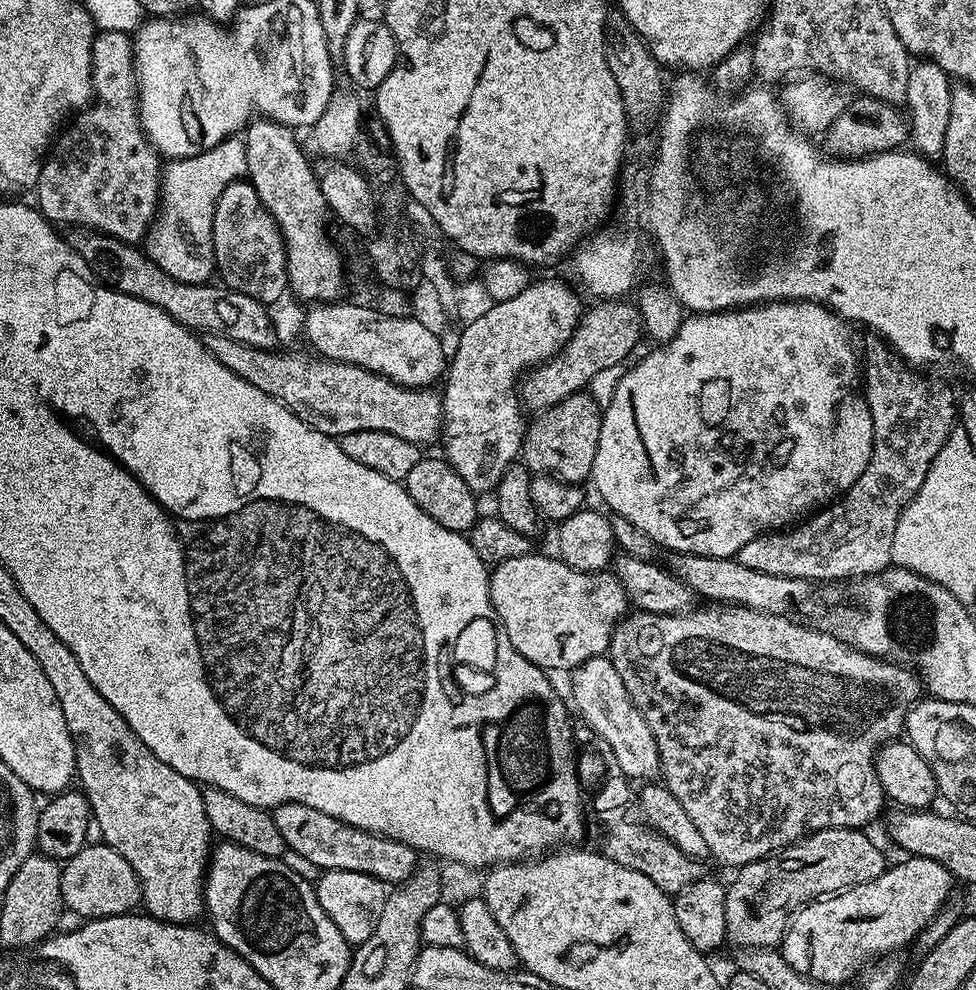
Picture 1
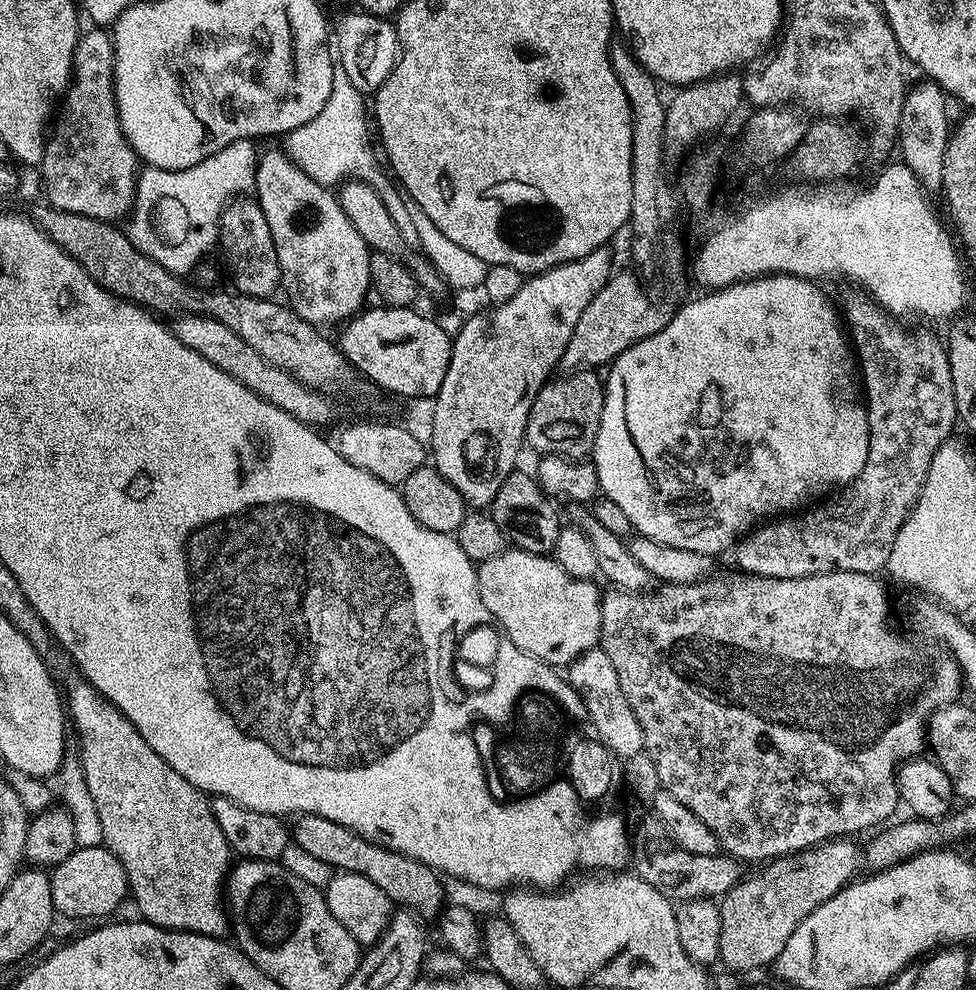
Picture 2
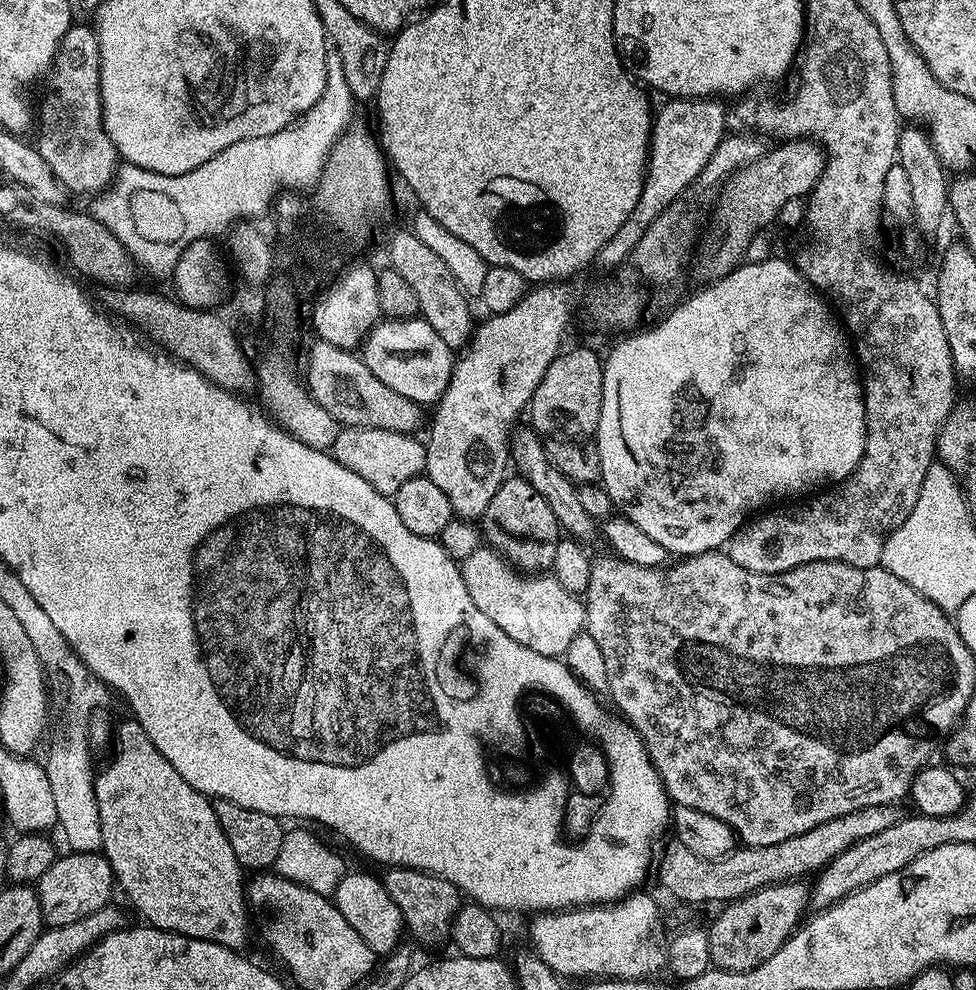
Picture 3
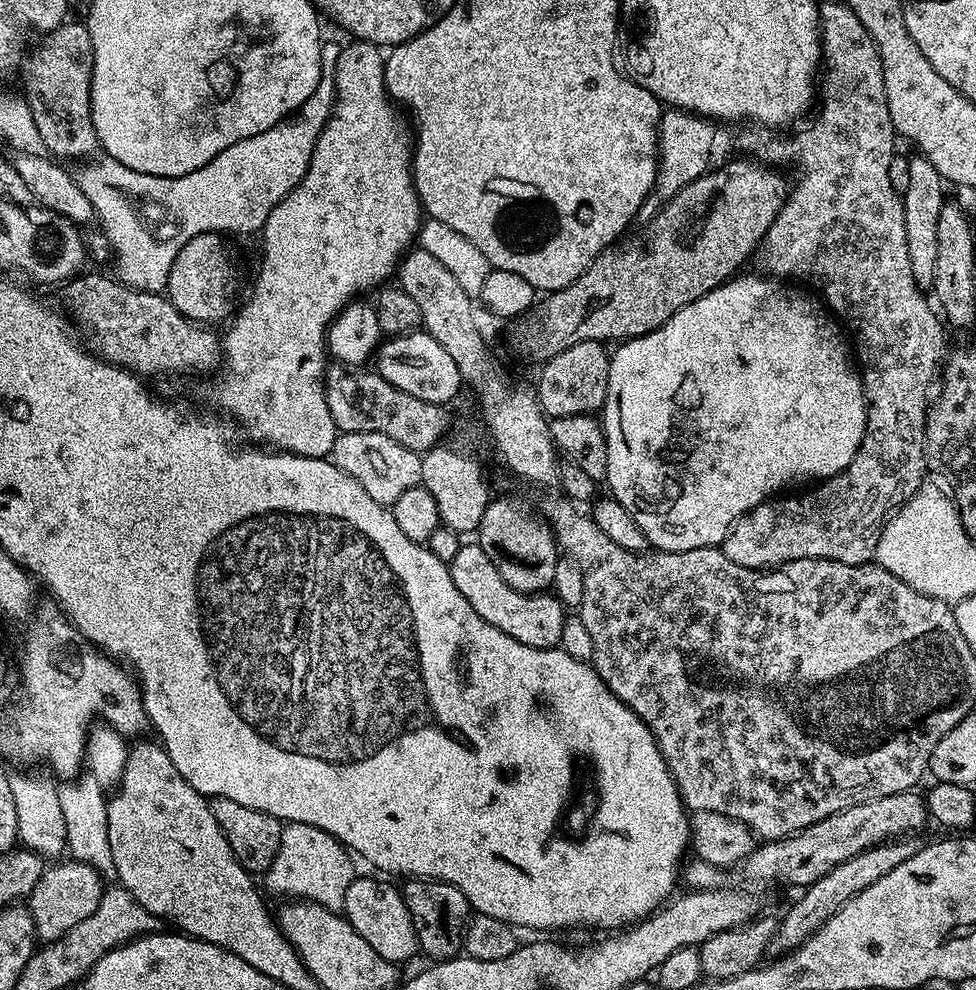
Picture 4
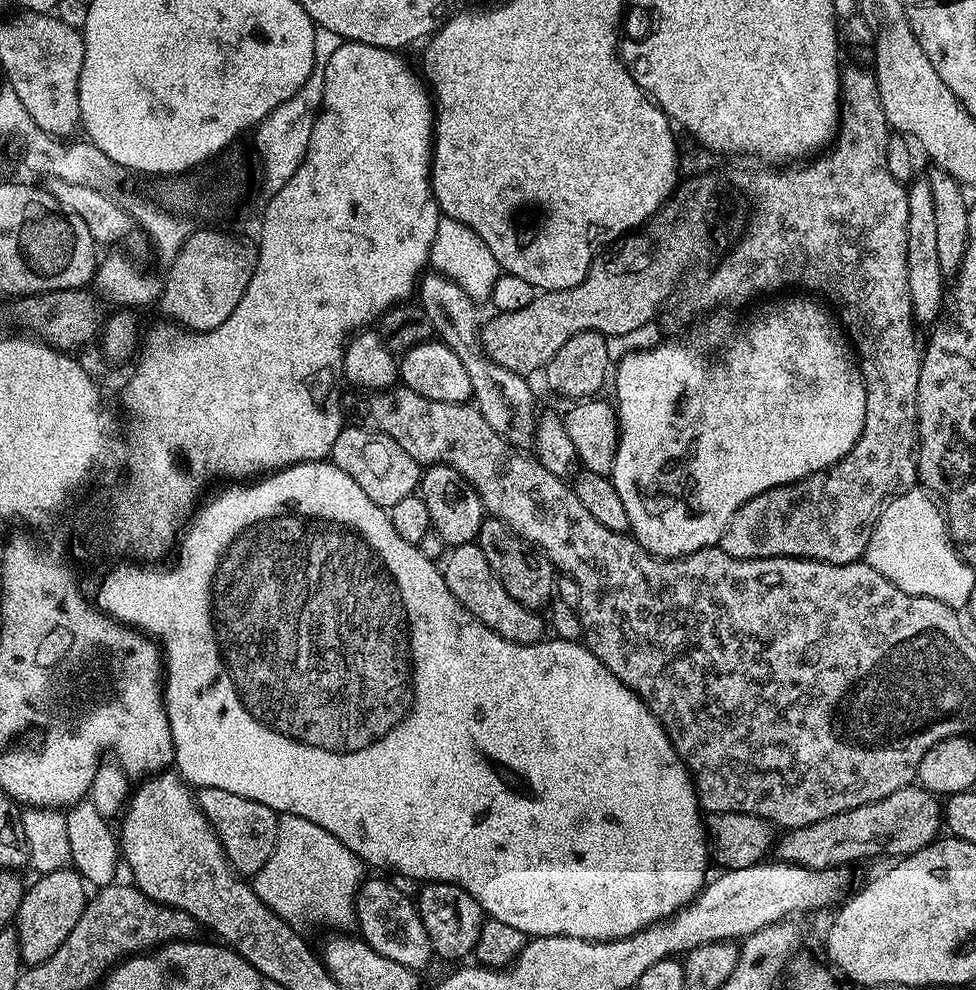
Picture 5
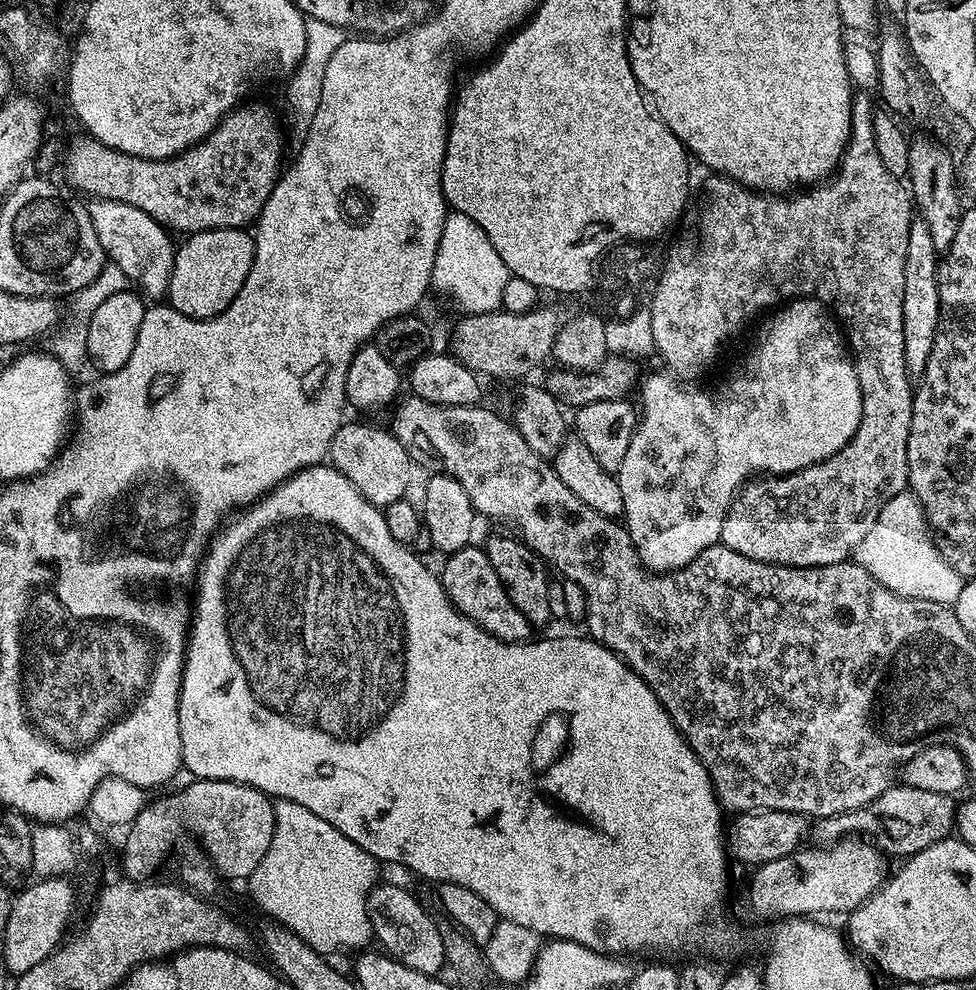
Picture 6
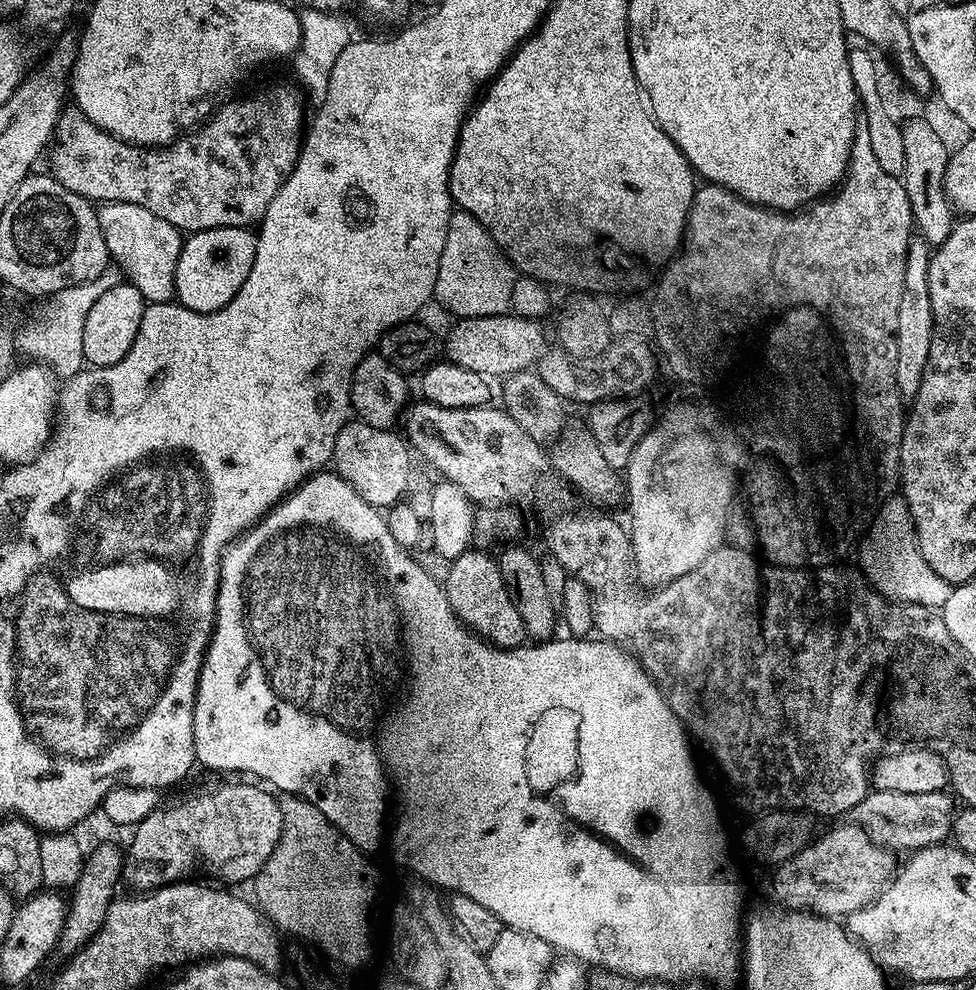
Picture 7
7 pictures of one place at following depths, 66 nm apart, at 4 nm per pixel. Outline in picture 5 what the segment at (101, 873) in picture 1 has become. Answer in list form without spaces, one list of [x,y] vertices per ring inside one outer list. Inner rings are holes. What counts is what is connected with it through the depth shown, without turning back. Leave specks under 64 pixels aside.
[[[71,867],[45,872],[35,879],[33,884],[25,887],[22,906],[16,911],[14,921],[16,936],[20,939],[20,958],[28,966],[50,958],[50,954],[54,954],[54,950],[58,950],[58,946],[70,938],[70,930],[78,926],[78,918],[82,918],[86,903],[86,881]]]

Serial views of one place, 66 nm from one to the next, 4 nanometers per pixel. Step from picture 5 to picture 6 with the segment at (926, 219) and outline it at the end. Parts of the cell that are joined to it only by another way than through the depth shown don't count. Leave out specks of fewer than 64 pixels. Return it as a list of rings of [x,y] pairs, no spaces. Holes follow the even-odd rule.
[[[913,219],[910,238],[906,242],[906,286],[902,289],[902,338],[904,339],[904,370],[918,378],[926,370],[934,334],[940,317],[940,299],[936,286],[938,253],[930,238],[930,226],[922,219]]]

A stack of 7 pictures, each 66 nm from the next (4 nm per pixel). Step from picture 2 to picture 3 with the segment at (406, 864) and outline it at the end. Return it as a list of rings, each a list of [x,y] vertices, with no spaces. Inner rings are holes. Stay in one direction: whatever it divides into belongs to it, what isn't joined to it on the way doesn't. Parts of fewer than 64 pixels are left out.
[[[389,867],[382,879],[386,886],[386,894],[394,898],[394,906],[404,919],[407,935],[413,936],[424,948],[436,948],[439,944],[448,944],[452,938],[452,923],[462,903],[462,894],[450,882],[419,872],[413,868]]]

